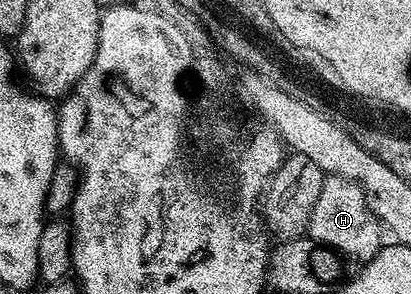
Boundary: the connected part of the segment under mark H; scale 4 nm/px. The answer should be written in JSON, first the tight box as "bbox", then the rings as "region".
{"bbox":[308,176,384,264],"region":[[[327,176],[324,180],[320,200],[312,208],[308,234],[315,242],[331,246],[347,259],[355,258],[358,264],[371,262],[384,245],[384,227],[375,216],[366,191],[352,179],[337,176]]]}

